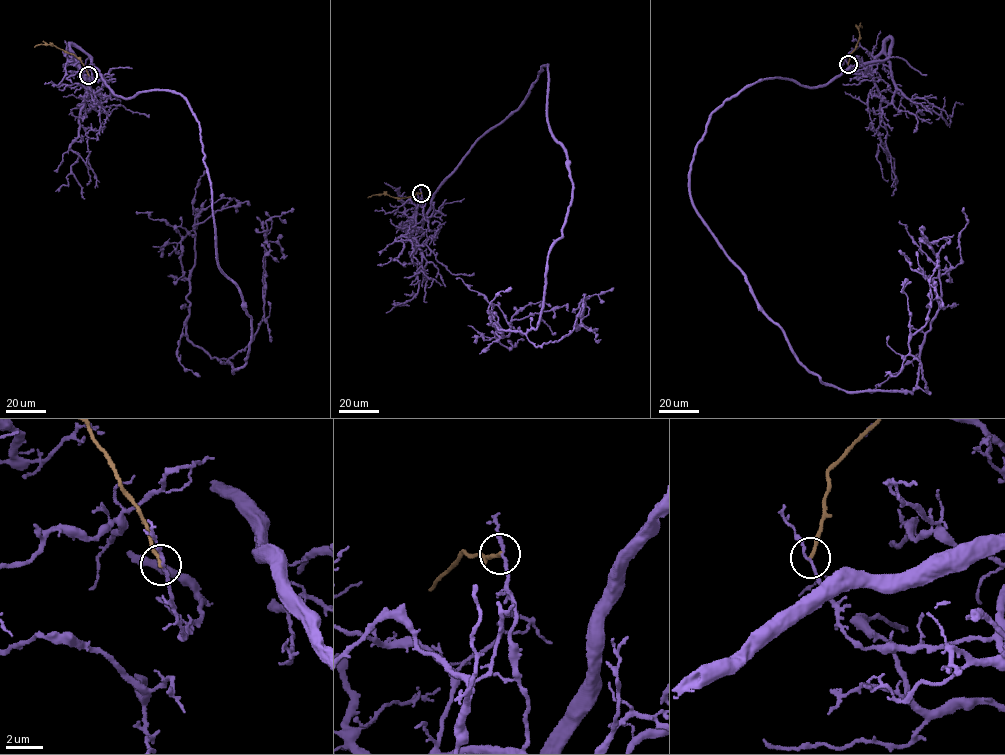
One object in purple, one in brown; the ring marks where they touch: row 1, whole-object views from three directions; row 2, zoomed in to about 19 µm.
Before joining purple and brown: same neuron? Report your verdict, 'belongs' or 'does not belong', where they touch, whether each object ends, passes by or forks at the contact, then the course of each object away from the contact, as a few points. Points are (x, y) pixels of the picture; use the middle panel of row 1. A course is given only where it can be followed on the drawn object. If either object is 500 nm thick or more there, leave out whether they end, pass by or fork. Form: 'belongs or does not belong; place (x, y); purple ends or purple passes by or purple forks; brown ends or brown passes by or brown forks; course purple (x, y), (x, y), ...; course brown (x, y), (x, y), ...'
does not belong; place (421, 193); purple passes by; brown ends; course purple (421, 193), (421, 222), (548, 65), (546, 122), (572, 190), (539, 324), (495, 325), (508, 348), (523, 340); course brown (420, 193), (405, 197), (384, 194), (368, 197)

